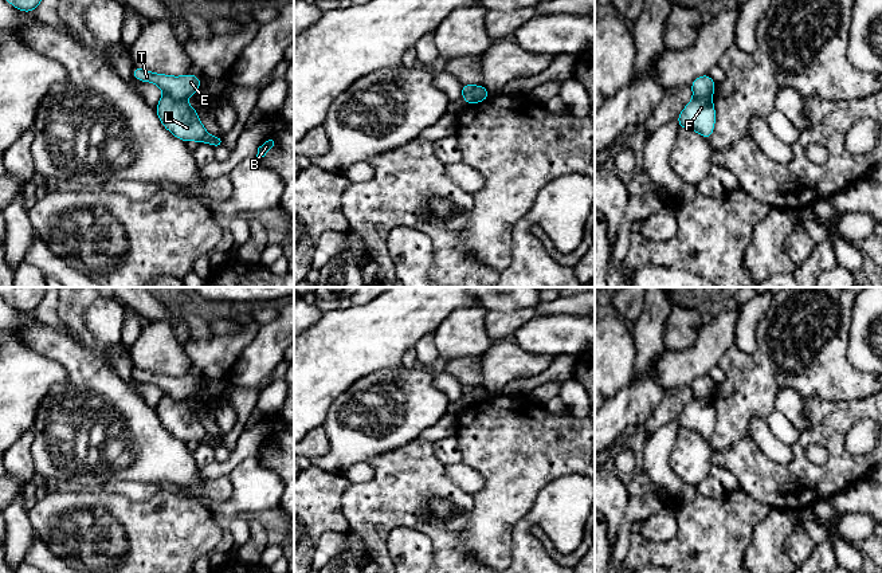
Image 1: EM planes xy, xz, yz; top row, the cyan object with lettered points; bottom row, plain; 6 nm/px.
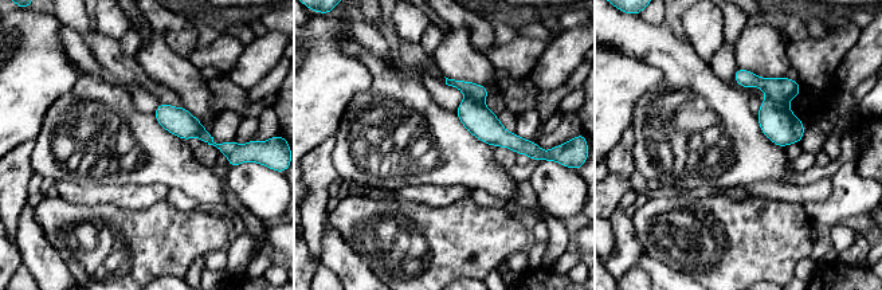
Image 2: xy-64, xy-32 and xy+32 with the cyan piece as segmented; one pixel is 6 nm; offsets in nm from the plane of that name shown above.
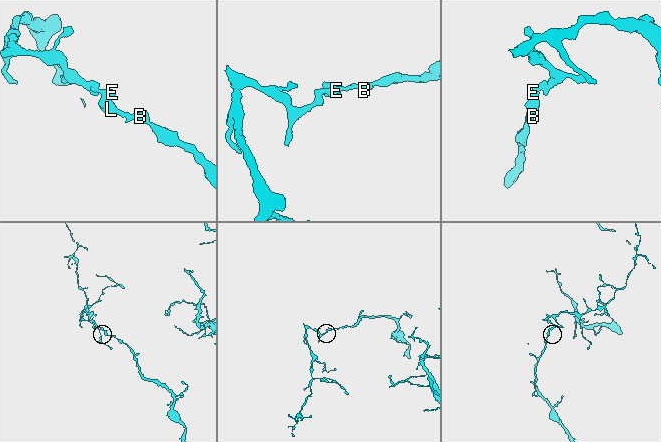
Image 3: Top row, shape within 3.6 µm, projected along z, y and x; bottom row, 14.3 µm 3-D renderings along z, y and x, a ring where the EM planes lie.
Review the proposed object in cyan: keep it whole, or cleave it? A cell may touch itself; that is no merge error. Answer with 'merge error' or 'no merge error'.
merge error

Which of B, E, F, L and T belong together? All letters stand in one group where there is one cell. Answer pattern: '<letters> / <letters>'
B F L / E T

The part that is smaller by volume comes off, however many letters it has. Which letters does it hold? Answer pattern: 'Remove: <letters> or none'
Remove: E, T

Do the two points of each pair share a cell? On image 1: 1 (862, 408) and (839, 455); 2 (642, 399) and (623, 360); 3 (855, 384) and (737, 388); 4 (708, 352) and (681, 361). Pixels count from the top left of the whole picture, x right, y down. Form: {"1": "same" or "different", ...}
{"1": "same", "2": "different", "3": "same", "4": "same"}

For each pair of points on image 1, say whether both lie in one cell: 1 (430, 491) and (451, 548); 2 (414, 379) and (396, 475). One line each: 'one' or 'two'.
1: one
2: two

